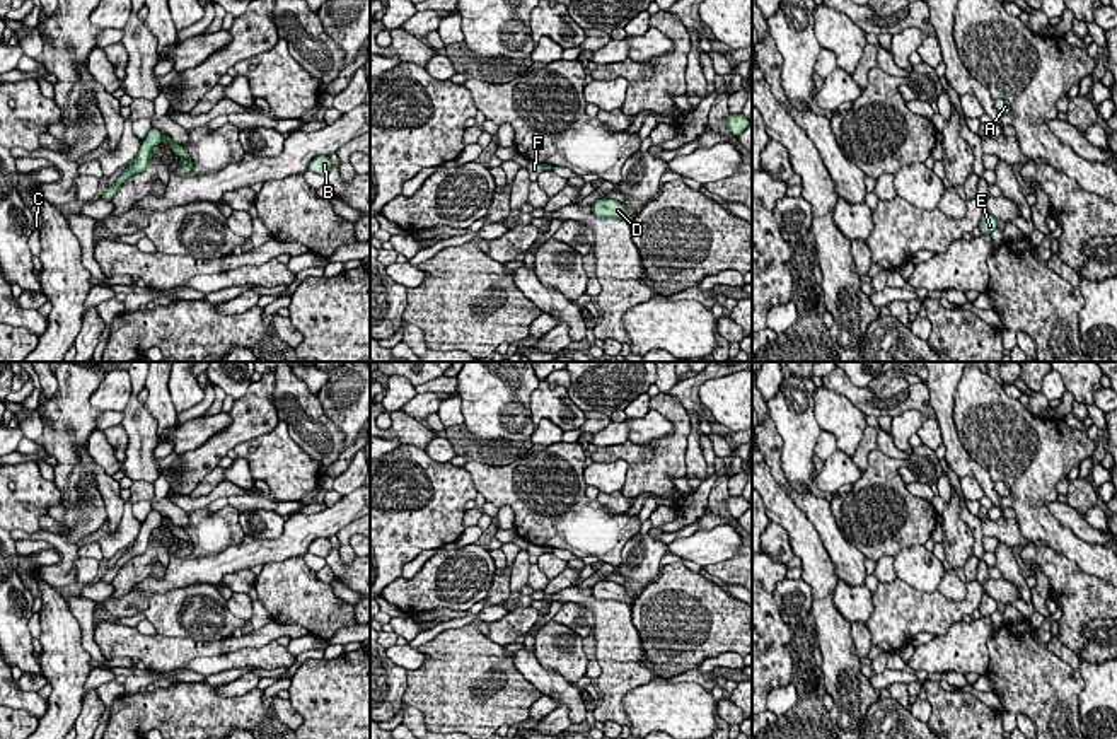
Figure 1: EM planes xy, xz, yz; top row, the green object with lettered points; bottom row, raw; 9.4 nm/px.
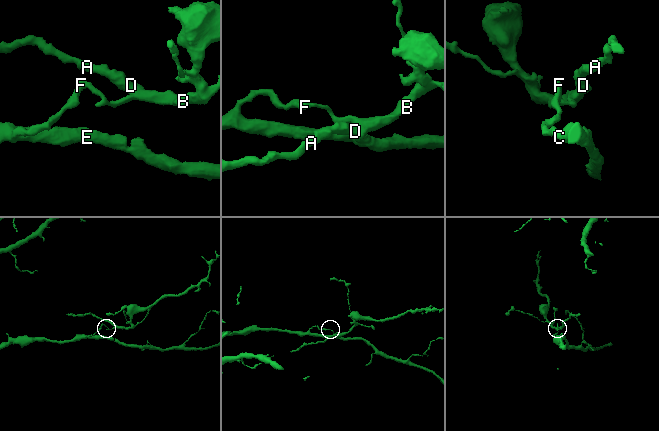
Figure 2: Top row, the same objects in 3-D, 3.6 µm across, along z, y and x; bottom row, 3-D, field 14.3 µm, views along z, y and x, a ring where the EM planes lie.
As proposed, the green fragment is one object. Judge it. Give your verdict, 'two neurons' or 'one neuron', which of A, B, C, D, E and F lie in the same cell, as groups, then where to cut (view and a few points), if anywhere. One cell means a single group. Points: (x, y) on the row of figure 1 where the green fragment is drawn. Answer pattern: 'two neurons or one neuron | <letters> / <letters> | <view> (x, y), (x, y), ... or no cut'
two neurons | A B D / C E F | xy (161, 135), (162, 140)

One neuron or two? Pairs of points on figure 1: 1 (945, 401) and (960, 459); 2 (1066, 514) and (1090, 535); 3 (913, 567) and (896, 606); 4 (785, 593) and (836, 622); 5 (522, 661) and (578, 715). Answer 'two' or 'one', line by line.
1: one
2: one
3: two
4: two
5: one

